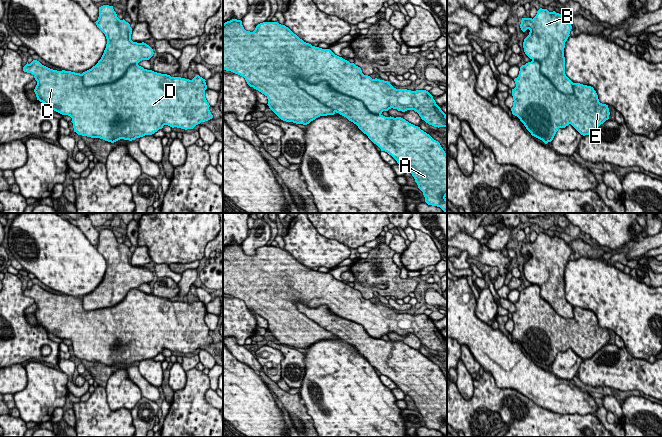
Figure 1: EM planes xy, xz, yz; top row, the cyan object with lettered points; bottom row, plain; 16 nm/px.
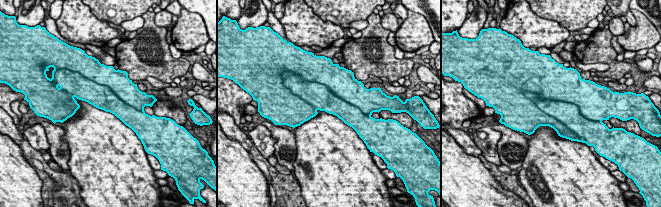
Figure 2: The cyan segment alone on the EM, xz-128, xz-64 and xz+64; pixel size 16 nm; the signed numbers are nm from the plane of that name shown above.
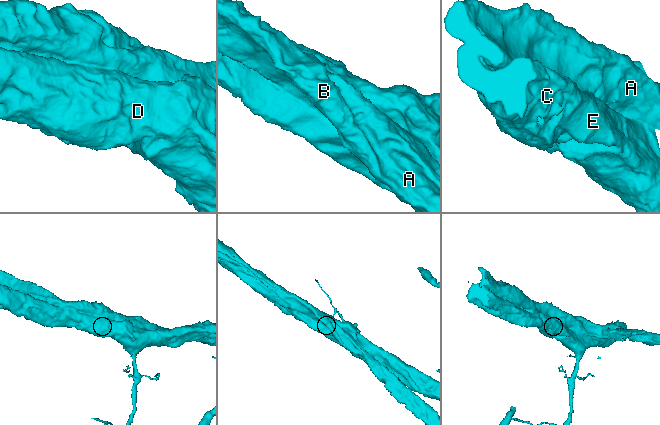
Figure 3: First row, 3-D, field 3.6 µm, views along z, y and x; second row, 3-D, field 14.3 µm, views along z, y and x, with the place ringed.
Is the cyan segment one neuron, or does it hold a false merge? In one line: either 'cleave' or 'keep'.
cleave

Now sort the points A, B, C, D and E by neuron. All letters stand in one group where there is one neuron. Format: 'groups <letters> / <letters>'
groups A B / C D E

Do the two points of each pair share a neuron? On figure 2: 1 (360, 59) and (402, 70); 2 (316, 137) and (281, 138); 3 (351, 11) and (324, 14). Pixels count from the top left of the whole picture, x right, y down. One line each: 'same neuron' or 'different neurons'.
1: same neuron
2: different neurons
3: same neuron

